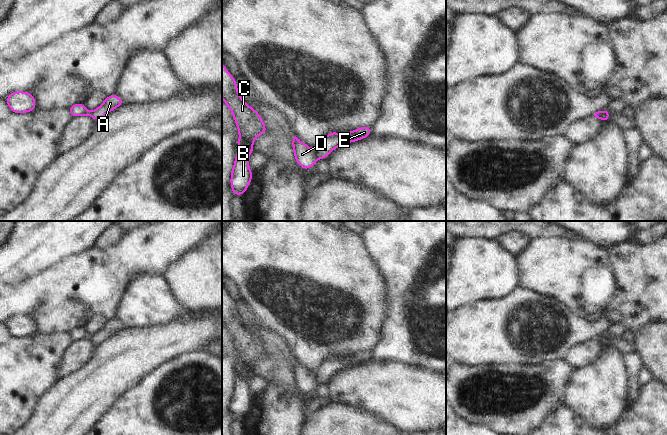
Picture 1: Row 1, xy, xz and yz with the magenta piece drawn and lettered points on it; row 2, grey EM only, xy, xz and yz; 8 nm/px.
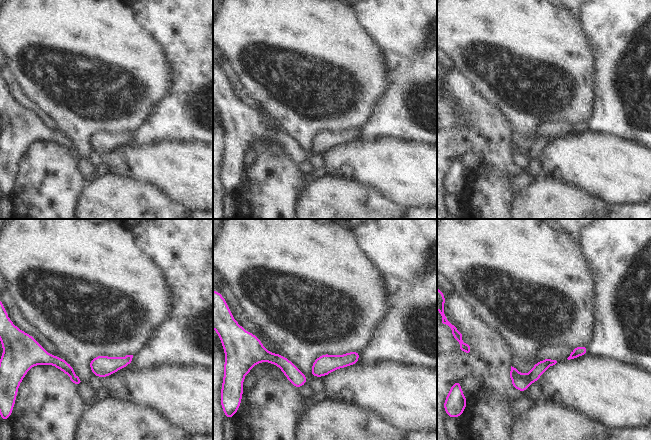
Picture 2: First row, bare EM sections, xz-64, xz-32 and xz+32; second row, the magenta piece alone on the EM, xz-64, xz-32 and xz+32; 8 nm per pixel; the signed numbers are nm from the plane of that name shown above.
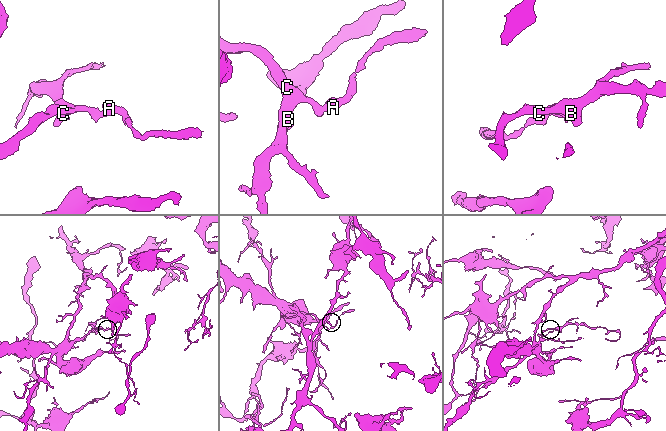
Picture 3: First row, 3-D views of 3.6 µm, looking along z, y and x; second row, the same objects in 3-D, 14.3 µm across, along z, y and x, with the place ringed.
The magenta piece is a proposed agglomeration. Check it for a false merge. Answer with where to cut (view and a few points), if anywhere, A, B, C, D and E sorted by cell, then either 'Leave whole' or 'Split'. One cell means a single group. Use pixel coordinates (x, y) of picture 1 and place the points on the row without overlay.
Split along xz (314, 373), (317, 382). Groups: A E / B C D. Split

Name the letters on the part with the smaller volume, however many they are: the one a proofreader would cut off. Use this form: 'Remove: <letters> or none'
Remove: A, E

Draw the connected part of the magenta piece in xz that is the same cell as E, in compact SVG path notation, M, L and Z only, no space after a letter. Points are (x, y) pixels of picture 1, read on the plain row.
M372 350L358 351L346 357L338 357L336 355L327 357L315 372L316 382L327 383L330 377L338 371L368 362L371 358Z

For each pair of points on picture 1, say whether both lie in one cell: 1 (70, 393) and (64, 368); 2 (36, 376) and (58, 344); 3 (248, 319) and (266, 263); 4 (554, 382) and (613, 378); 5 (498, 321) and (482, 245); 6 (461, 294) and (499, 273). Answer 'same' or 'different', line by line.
1: different
2: same
3: different
4: different
5: different
6: same

